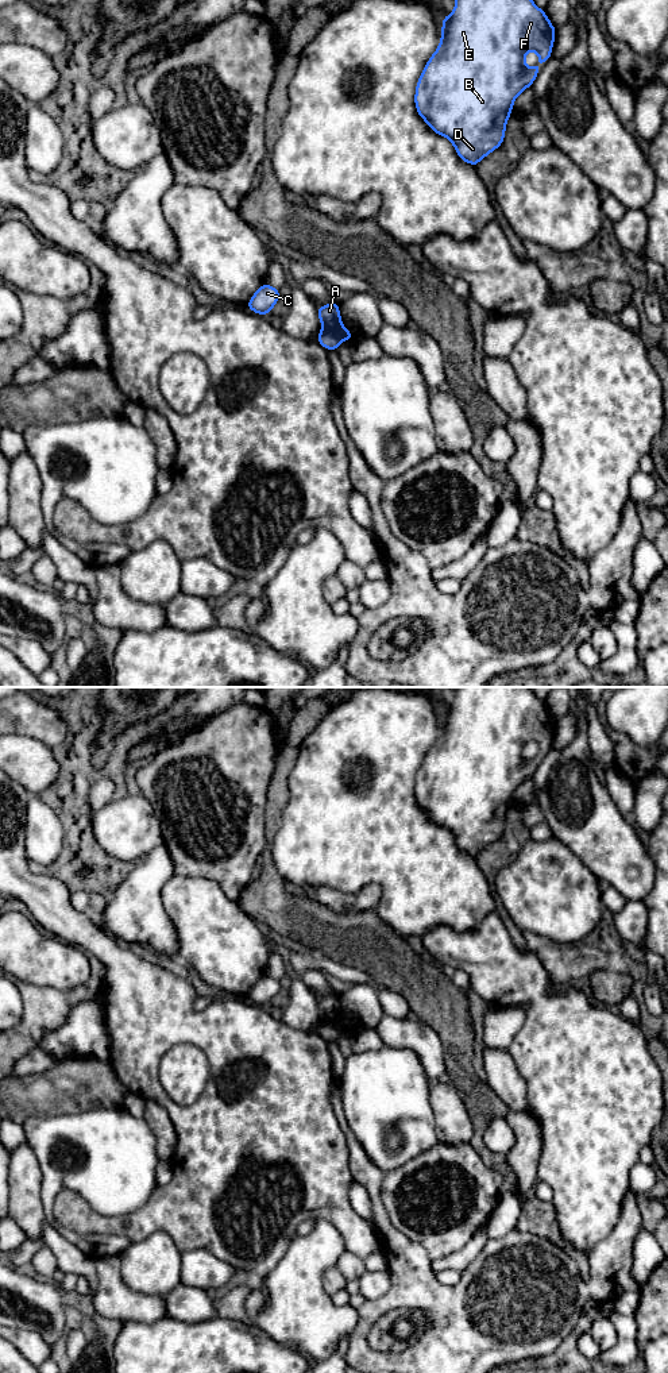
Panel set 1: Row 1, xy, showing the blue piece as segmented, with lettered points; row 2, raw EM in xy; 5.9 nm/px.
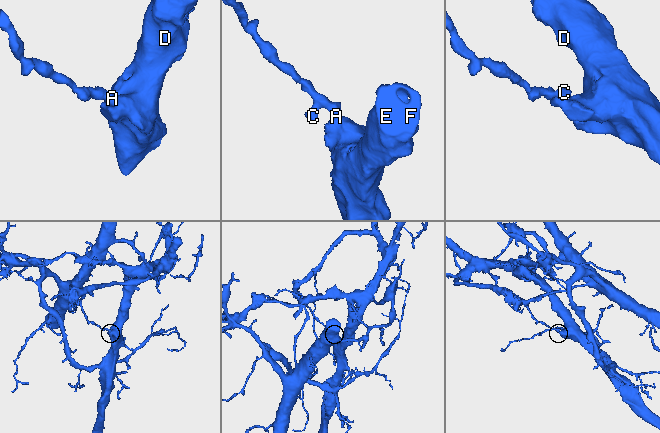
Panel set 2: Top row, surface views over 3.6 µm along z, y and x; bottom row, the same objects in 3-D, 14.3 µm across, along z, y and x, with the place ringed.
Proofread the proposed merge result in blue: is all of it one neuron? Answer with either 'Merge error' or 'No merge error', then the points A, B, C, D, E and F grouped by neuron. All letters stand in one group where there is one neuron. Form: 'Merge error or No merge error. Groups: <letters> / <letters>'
Merge error. Groups: A C / B D E F

